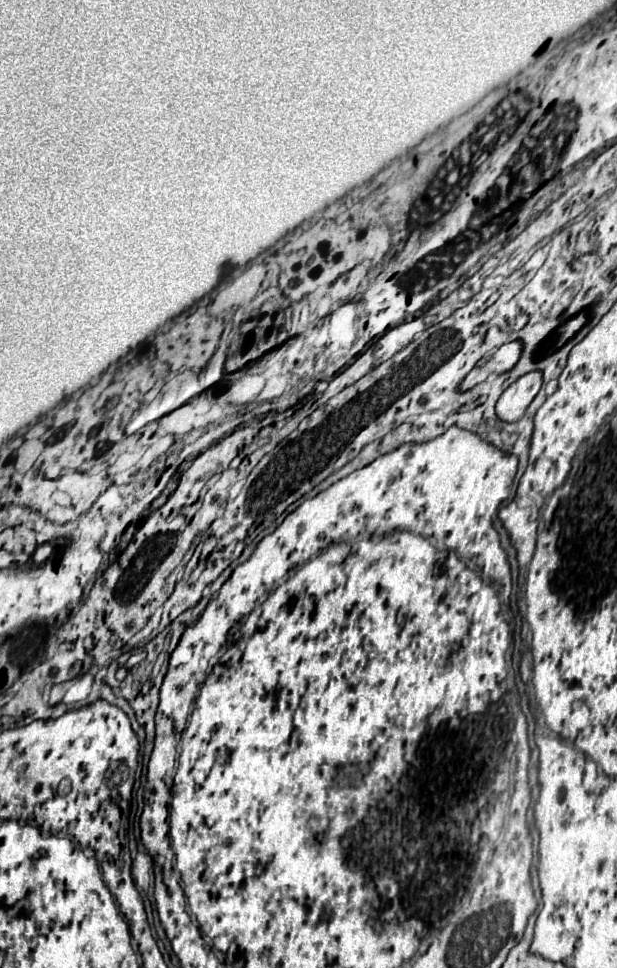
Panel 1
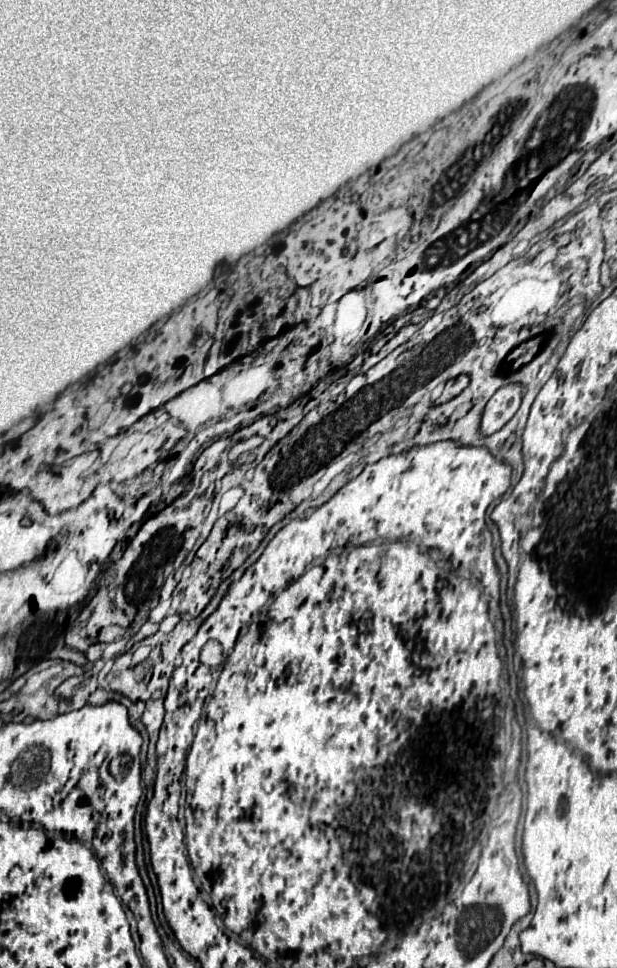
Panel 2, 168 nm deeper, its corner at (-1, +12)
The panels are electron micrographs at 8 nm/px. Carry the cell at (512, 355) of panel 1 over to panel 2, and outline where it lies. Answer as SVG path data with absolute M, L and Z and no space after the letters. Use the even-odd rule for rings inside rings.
M459 375L457 379L451 379L451 381L445 385L441 397L435 401L435 405L441 405L441 403L451 401L451 399L457 397L457 395L467 387L467 385L469 385L469 377L467 377L467 375Z

